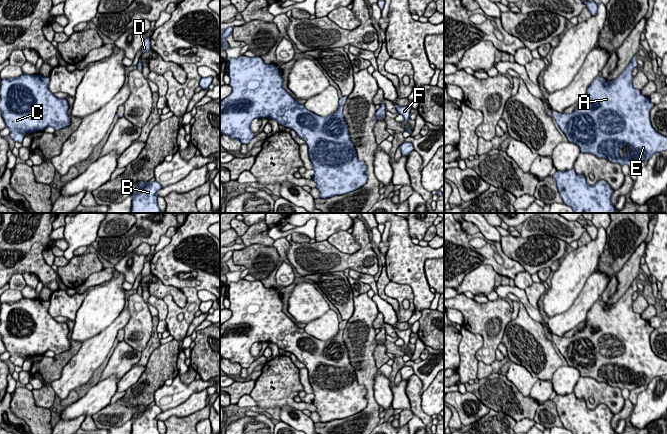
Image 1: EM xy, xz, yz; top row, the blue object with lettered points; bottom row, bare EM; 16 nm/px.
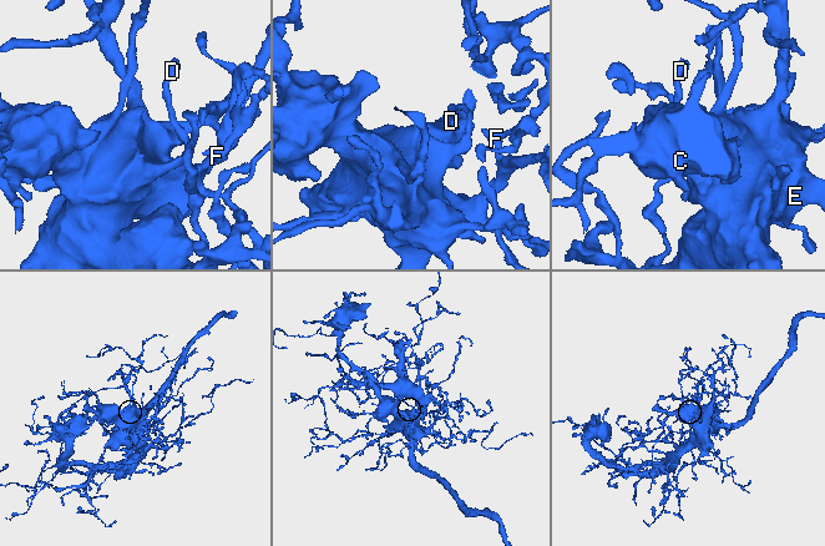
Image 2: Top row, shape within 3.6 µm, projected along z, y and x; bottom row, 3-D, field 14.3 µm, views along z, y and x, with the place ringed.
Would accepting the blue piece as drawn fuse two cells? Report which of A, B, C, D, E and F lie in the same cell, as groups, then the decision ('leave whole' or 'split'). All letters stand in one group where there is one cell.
A B C D E F | leave whole

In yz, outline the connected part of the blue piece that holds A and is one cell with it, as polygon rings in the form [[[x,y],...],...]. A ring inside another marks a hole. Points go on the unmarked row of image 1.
[[[635,279],[624,295],[609,307],[603,301],[596,301],[581,331],[571,338],[555,335],[552,339],[568,365],[578,369],[581,377],[591,377],[611,387],[630,391],[647,385],[655,377],[667,375],[667,361],[656,356],[651,348],[650,335],[654,328],[633,311],[632,294],[636,291],[638,287]],[[624,368],[629,370],[629,379],[626,381],[620,379]]]

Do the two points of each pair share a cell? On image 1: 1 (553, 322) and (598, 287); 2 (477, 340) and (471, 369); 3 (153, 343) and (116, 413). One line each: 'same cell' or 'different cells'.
1: same cell
2: same cell
3: different cells

